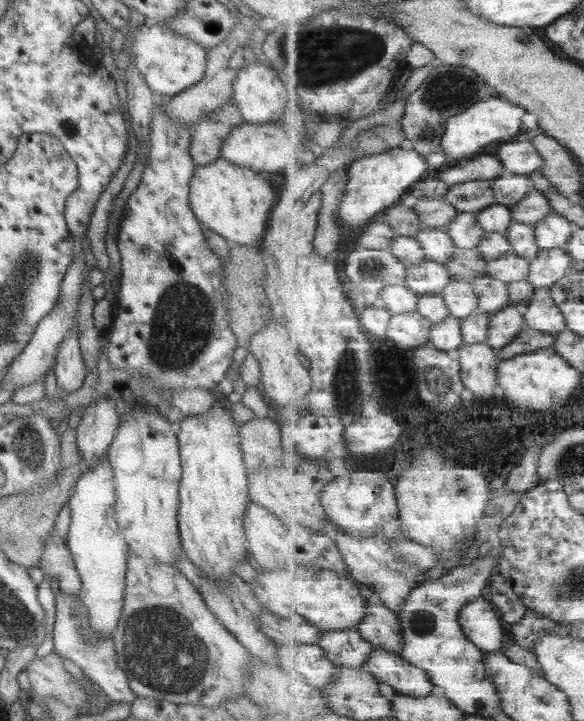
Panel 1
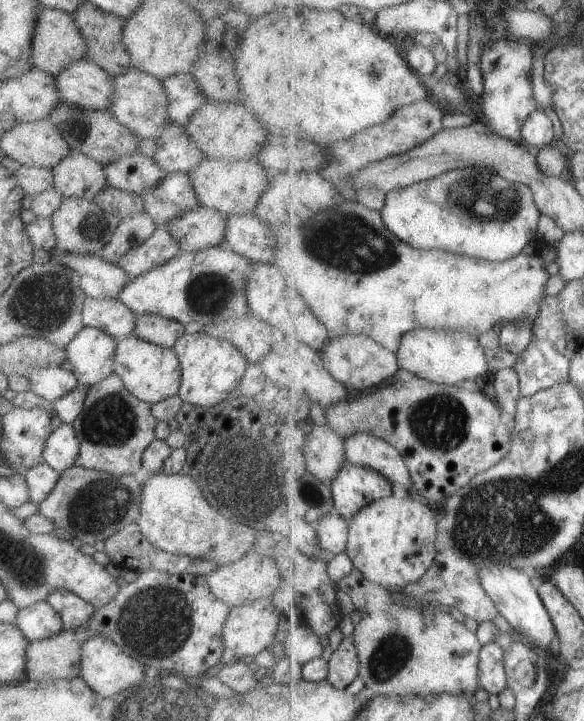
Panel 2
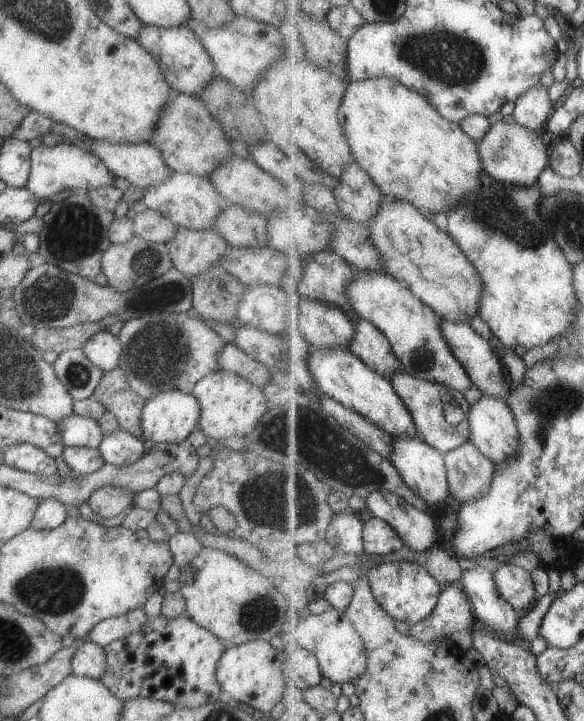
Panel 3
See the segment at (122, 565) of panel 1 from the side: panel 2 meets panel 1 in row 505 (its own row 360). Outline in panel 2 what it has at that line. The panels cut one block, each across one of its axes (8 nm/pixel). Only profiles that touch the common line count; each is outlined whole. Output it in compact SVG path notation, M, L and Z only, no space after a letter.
M95 327L81 330L65 345L66 359L78 385L89 388L113 373L116 340Z

